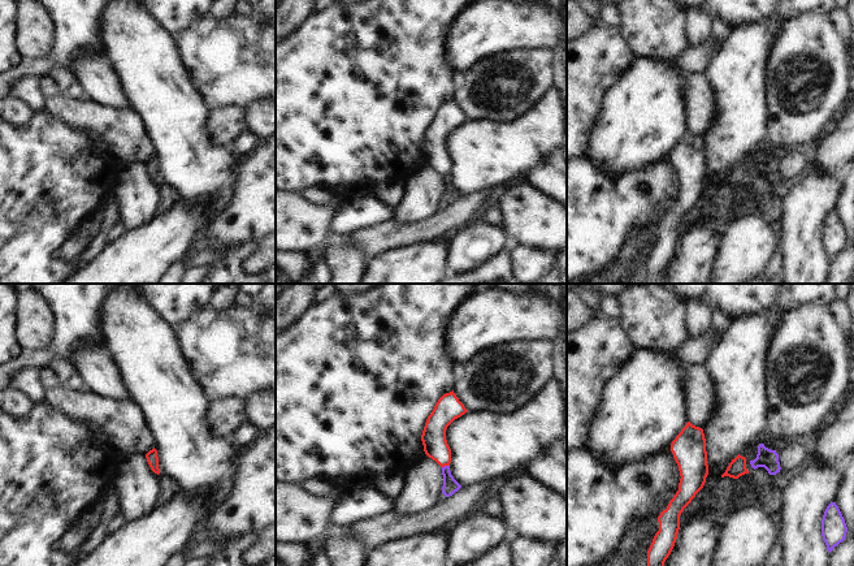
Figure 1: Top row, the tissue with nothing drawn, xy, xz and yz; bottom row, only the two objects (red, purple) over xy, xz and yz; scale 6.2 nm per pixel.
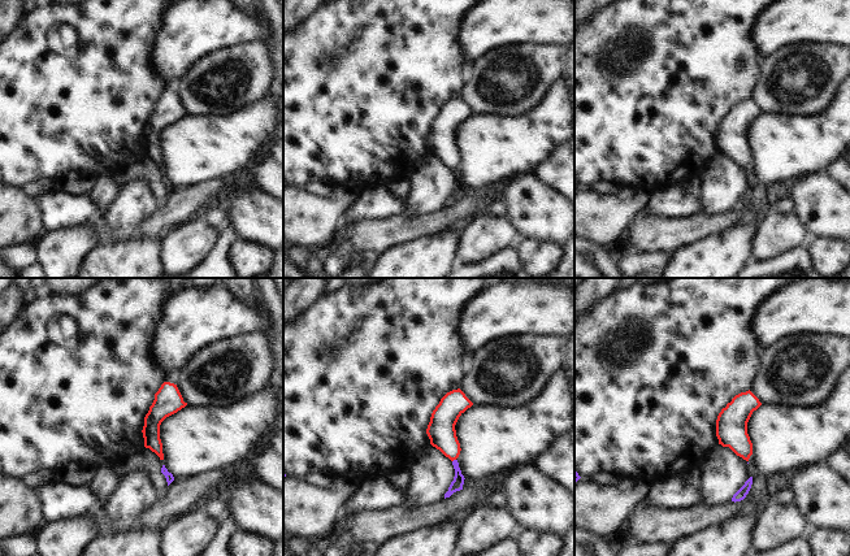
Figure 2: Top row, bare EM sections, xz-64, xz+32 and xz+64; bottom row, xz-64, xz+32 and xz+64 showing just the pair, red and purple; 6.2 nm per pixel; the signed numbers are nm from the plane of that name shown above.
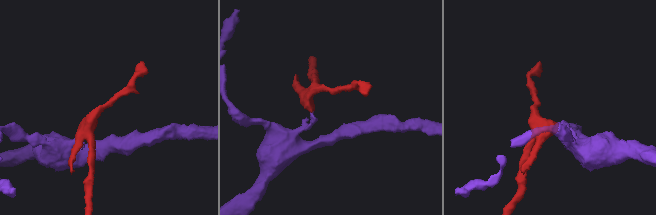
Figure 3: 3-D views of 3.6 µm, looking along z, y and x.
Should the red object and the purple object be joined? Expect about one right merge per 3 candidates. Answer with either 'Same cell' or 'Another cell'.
Another cell.

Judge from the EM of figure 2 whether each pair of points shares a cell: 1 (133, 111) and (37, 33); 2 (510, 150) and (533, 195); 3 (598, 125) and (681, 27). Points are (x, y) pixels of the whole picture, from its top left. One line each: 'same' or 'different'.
1: same
2: different
3: same

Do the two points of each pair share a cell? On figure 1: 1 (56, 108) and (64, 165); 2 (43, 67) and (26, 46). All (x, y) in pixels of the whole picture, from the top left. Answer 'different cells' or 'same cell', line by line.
1: different cells
2: different cells

